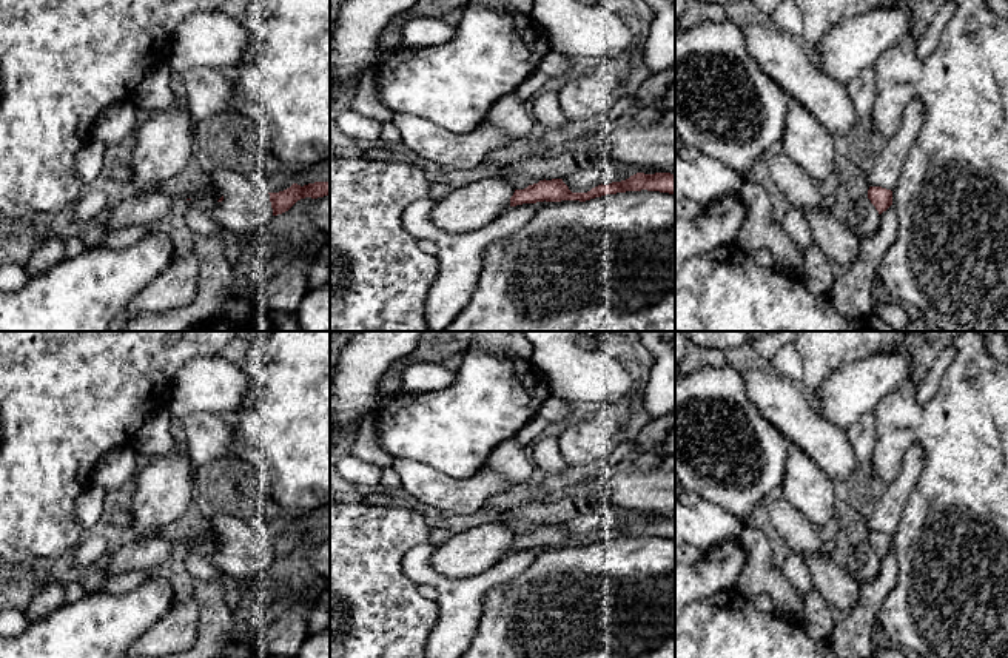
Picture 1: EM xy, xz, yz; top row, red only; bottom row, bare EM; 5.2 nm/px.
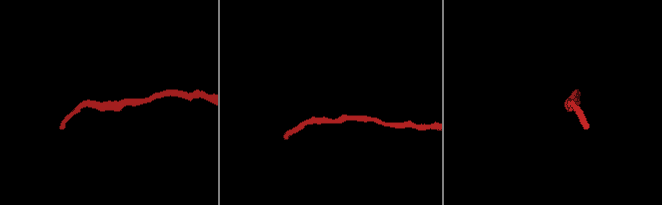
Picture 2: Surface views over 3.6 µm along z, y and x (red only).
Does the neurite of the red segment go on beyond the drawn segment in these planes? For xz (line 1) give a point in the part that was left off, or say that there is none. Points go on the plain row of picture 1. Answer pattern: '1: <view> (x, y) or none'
1: none

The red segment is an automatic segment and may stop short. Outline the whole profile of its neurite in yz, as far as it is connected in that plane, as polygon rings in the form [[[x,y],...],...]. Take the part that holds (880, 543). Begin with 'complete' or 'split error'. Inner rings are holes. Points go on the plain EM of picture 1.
complete | [[[869,532],[868,544],[875,552],[879,559],[882,559],[892,550],[892,536],[882,532]]]

